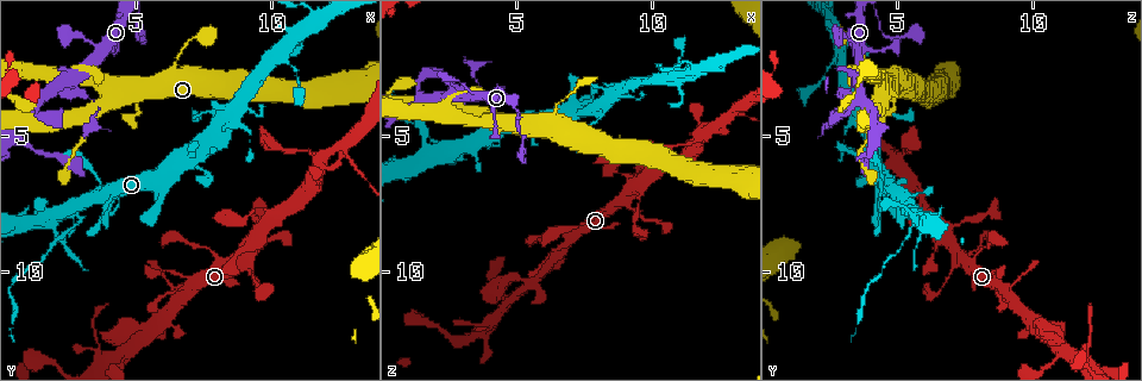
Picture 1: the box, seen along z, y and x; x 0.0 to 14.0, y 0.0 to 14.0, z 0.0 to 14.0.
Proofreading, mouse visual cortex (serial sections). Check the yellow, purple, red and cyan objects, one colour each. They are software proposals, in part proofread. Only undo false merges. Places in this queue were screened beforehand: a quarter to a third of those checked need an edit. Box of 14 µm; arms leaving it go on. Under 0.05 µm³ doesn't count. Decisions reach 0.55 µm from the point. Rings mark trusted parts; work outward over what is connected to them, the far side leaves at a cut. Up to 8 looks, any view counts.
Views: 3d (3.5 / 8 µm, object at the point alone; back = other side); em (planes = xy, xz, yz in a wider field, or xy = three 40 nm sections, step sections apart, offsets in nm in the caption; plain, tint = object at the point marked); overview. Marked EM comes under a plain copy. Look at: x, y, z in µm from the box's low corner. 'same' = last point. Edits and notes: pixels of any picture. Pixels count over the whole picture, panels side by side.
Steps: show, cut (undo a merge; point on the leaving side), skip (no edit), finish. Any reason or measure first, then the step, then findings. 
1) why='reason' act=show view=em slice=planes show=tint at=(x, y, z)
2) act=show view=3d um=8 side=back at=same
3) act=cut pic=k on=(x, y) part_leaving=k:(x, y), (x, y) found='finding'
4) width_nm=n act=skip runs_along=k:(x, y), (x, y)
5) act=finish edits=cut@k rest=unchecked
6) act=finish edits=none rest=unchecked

why='sudden change in width' act=show view=3d um=8 side=back at=(6.4, 2.5, 4.3)

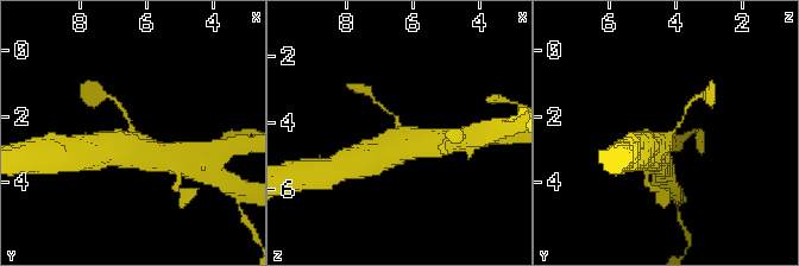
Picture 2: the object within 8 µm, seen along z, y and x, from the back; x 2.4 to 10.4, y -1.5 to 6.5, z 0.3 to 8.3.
why='closer look' act=show view=3d um=3.5 at=(6.4, 2.6, 4.2)

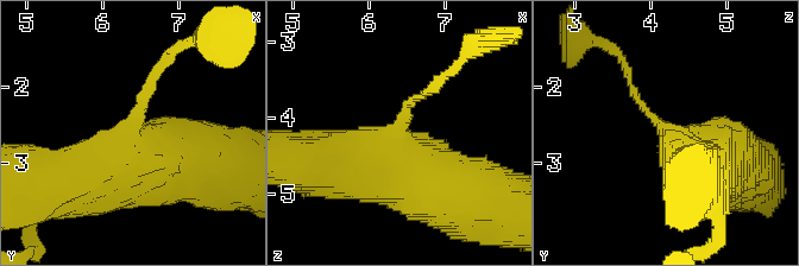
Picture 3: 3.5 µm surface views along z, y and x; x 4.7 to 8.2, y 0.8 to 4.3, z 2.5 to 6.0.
act=skip runs_along=3:(710, 170), (636, 97), (628, 68) found='all the same cell'

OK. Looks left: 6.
why='abrupt turn' act=show view=3d um=3.5 at=(10.2, 1.9, 3.0)

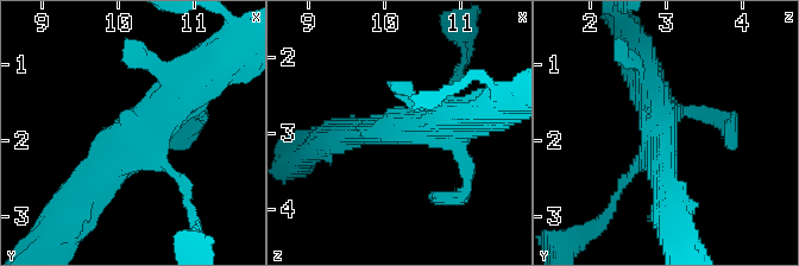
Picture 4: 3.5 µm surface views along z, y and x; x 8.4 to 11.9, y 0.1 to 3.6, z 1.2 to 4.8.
arms=4 arm_widths_nm=100,200,350,500 act=show view=em slice=xy step=2 show=tint at=(10.30, 2.00, 2.90)

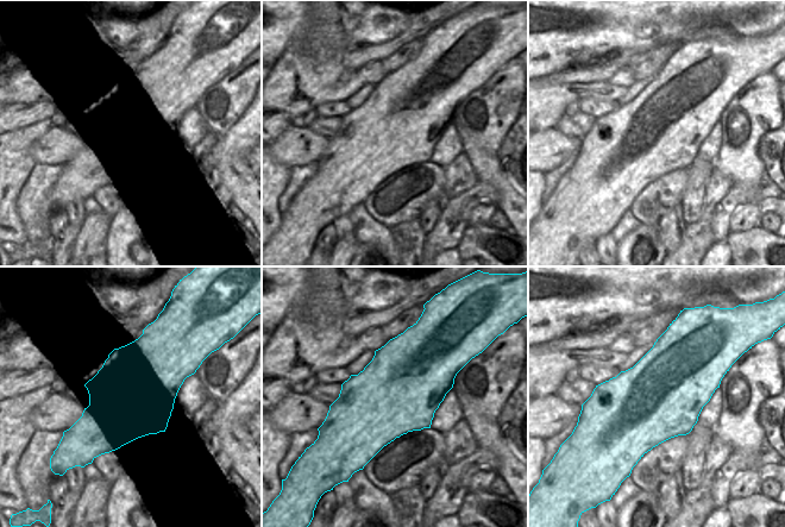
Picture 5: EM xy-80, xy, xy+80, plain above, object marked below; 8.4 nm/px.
why='another direction' act=show view=em slice=xy step=3 show=tint at=same

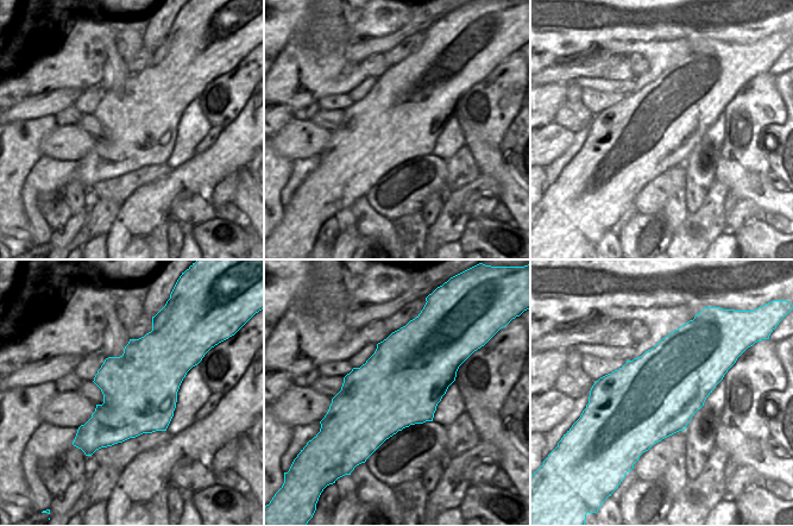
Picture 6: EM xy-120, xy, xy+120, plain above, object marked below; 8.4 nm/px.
act=skip runs_along=4:(81, 198), (192, 88), (199, 84) found='one cell here'

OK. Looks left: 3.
why='thin arm on a thick one' act=show view=3d um=8 side=back at=(12.6, 5.3, 4.4)

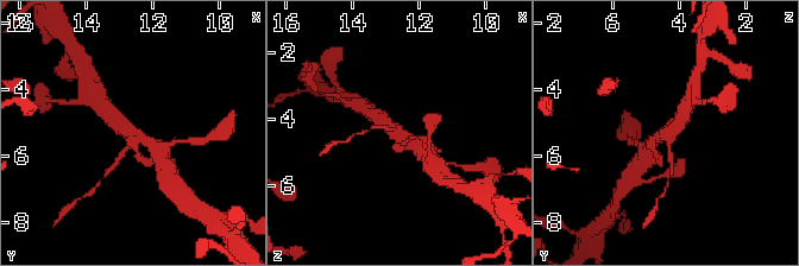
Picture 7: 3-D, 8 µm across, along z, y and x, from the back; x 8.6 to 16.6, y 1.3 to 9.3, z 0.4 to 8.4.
act=show view=em slice=planes show=tint at=(12.6, 5.4, 4.4)

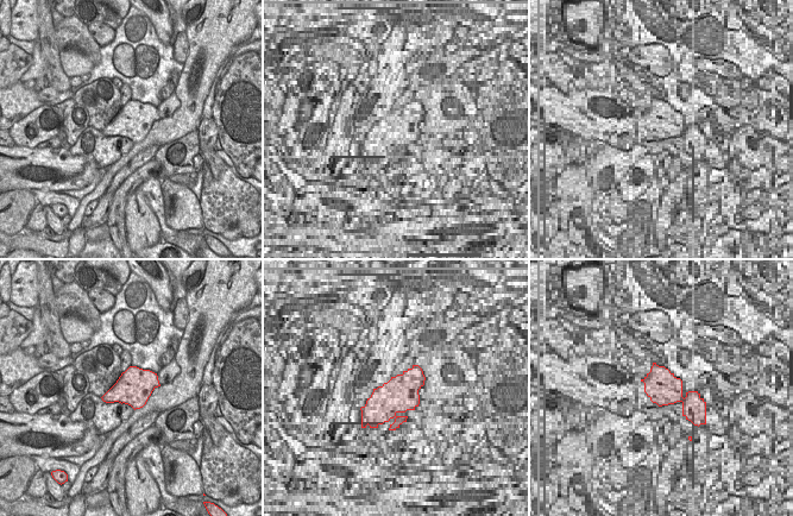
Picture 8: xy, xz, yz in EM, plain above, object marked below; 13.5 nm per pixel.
act=cut pic=7 on=(112, 168) part_leaving=7:(126, 149), (94, 189) found='two cells meet here'

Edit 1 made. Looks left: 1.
act=finish edits=cut@7 rest=unchecked

